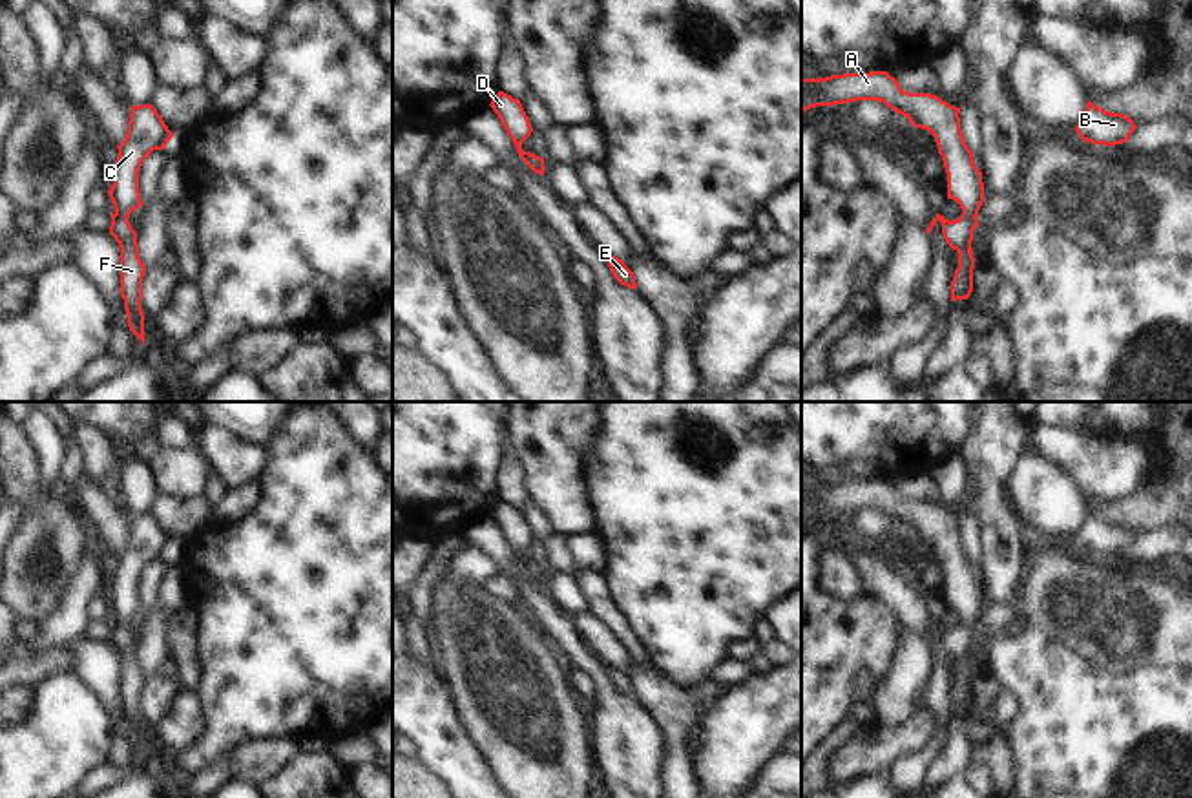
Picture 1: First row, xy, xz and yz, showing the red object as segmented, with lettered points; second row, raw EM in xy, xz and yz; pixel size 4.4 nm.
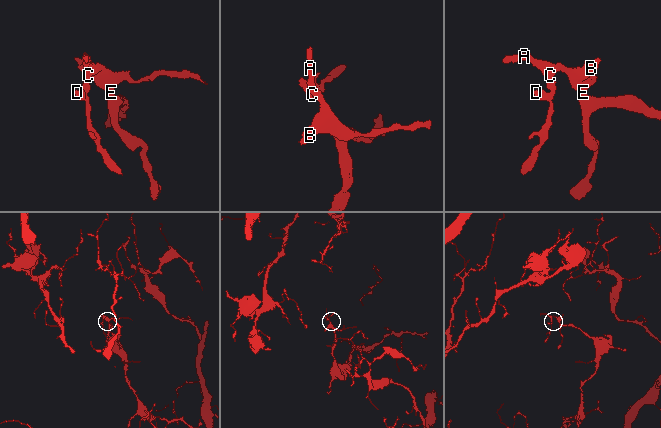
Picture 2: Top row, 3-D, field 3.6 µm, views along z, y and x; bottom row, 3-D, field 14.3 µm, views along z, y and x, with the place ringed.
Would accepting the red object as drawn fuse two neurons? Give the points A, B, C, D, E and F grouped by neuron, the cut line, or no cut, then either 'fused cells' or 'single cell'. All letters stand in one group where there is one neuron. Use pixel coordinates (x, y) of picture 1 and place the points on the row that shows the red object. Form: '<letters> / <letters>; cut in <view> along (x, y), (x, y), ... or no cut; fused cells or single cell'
A B C D E F; no cut; single cell

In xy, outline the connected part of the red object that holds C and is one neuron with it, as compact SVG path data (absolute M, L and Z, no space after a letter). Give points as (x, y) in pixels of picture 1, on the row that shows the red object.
M152 104L131 106L128 133L117 146L119 157L113 168L113 184L108 190L115 212L110 234L120 247L120 296L128 314L130 331L144 343L144 312L141 307L142 278L146 272L139 257L137 232L128 217L142 206L139 192L139 170L153 150L164 150L173 133Z

